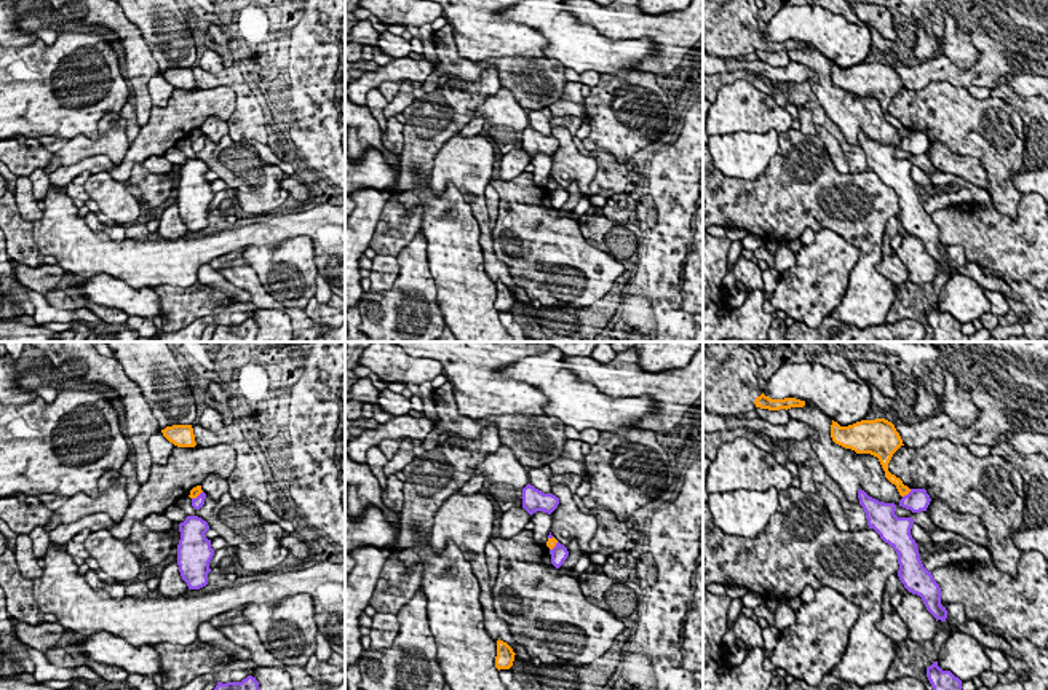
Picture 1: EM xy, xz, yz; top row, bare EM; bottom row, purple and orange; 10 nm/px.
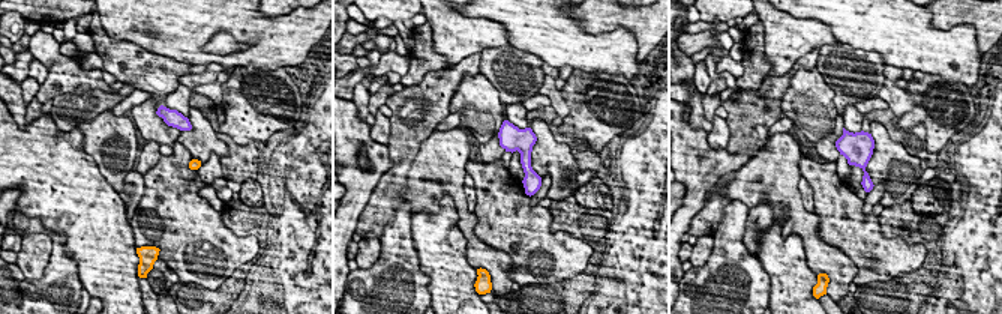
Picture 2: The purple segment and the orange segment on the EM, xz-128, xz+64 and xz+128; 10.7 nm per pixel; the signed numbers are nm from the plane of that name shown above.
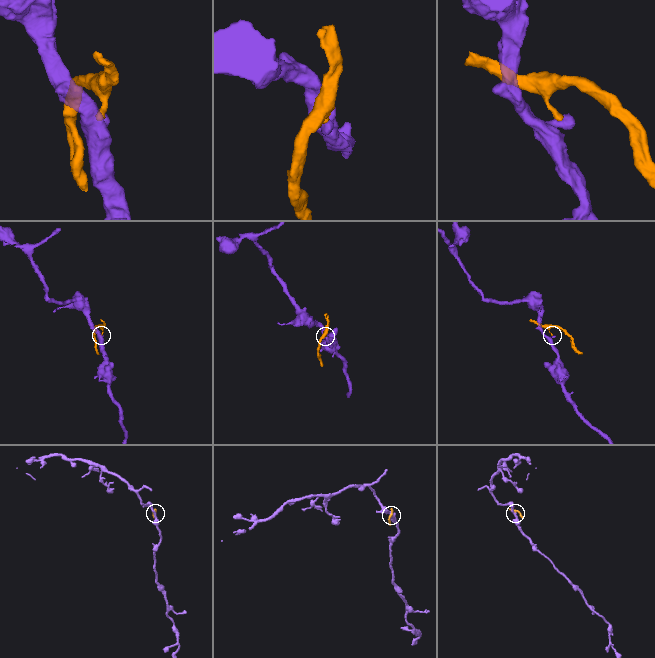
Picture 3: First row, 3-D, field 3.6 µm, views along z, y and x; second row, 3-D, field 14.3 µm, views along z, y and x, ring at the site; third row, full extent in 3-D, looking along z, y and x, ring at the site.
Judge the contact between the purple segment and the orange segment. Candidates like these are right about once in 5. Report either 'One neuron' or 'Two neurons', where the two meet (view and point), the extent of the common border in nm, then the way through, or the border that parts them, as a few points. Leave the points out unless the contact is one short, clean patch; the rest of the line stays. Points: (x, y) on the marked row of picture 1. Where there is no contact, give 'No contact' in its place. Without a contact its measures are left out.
Two neurons. Touches purple at yz (908, 494). Shared border 130 nm. Boundary: yz (911, 489), (903, 497)

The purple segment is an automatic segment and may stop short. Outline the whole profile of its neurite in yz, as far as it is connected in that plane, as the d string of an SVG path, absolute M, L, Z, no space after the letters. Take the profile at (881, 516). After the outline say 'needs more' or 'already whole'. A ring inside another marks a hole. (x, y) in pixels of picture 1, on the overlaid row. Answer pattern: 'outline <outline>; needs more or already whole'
outline M858 490L859 505L863 506L869 529L874 529L880 538L888 543L898 554L898 577L904 588L922 597L927 610L938 620L946 621L947 610L941 605L941 588L928 572L911 535L912 518L898 518L895 503L883 503Z; already whole

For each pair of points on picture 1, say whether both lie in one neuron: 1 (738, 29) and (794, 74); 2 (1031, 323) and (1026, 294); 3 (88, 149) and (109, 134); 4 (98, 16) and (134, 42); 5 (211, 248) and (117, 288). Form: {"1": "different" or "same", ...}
{"1": "different", "2": "same", "3": "same", "4": "same", "5": "different"}

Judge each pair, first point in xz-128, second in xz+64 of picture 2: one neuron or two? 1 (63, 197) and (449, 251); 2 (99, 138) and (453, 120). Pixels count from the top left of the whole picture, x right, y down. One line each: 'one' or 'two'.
1: one
2: two

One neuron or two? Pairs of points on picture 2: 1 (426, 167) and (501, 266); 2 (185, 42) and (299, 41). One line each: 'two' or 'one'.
1: one
2: one

